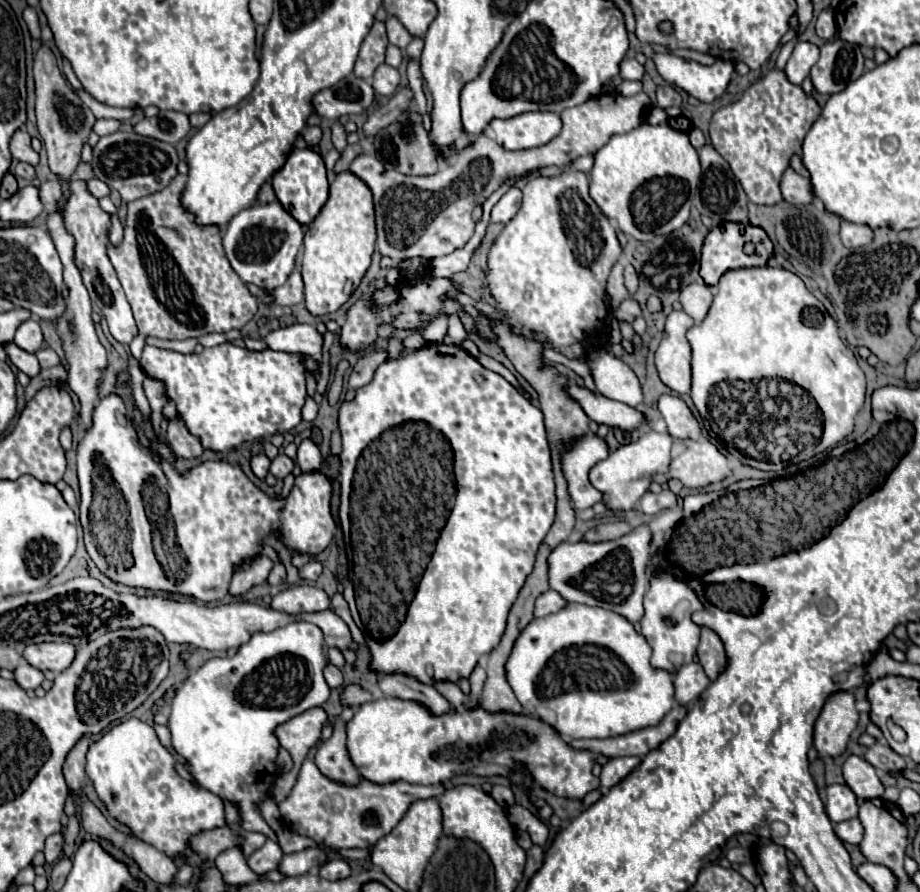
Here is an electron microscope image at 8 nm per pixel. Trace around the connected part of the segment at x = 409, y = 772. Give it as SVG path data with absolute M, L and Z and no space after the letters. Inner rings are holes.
M382 697L370 703L364 703L354 711L354 717L348 721L348 751L358 767L360 775L372 783L390 783L404 779L408 783L420 785L438 785L448 781L454 775L478 775L478 777L514 777L520 767L524 767L522 777L534 781L534 785L546 789L564 799L582 799L586 793L600 789L600 779L592 775L594 753L584 749L574 749L570 743L542 719L498 711L490 713L478 705L476 709L462 709L444 715L434 715L426 705L418 701L404 701L396 697Z

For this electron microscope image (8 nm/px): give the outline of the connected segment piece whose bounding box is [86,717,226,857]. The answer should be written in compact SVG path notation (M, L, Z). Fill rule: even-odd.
M136 717L124 719L122 723L114 725L110 731L106 731L100 739L90 743L86 775L94 783L94 789L100 795L100 799L108 805L108 811L118 821L128 825L138 839L154 845L156 849L160 849L162 853L166 853L170 857L176 853L190 855L190 847L186 847L186 839L190 839L190 835L194 835L194 831L226 825L222 799L218 795L198 787L196 783L182 779L176 773L176 759L170 755L170 751L166 751L160 745L154 729Z

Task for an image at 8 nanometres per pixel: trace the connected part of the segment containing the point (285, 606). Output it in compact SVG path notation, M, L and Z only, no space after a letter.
M296 585L290 589L282 589L272 597L272 609L286 611L286 613L312 613L312 611L322 611L330 607L328 595L314 587L314 585Z

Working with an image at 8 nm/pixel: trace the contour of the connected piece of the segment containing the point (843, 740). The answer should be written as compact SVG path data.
M852 691L832 693L814 727L814 747L820 755L838 757L844 753L850 733L856 729L858 711L854 707Z

